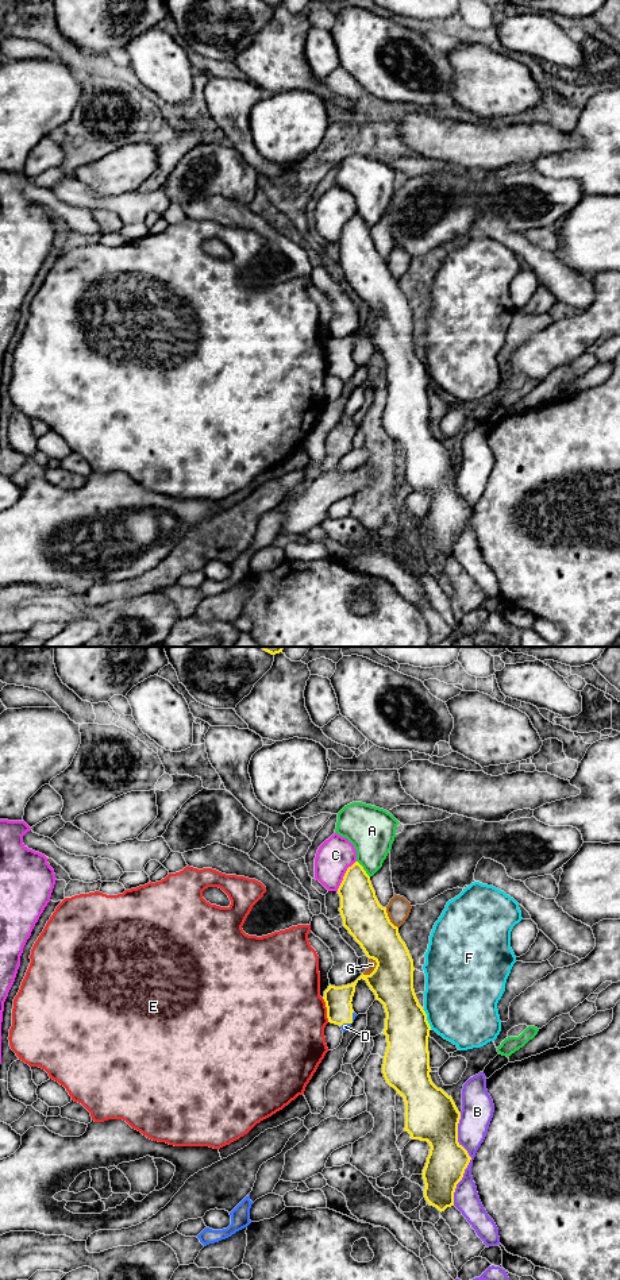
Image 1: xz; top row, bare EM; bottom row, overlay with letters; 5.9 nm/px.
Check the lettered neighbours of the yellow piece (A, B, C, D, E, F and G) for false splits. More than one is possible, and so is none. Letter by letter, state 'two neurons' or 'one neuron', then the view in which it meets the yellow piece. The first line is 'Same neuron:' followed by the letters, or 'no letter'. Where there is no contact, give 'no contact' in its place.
Same neuron: D
A: two neurons; meets yellow in xz
B: two neurons; meets yellow in xz
C: two neurons; meets yellow in xz
D: one neuron; meets yellow in xz
E: two neurons; meets yellow in xz
F: two neurons; meets yellow in xz
G: two neurons; meets yellow in xz

